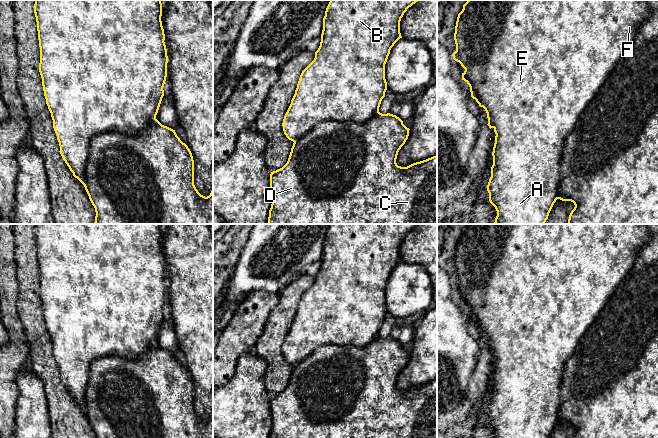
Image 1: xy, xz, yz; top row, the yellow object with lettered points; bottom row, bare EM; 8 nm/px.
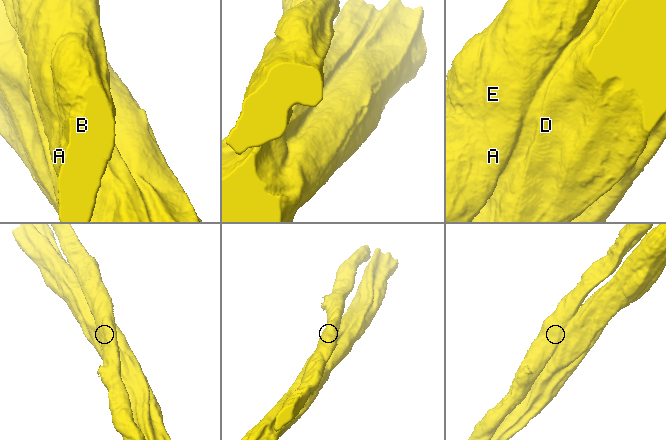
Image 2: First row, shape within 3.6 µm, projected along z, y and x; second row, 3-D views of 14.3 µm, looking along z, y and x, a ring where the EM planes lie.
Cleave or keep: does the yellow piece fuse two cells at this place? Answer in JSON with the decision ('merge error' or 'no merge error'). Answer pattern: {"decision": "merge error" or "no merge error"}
{"decision": "merge error"}

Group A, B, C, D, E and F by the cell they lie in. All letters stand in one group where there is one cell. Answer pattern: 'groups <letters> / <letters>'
groups A B E F / C D

